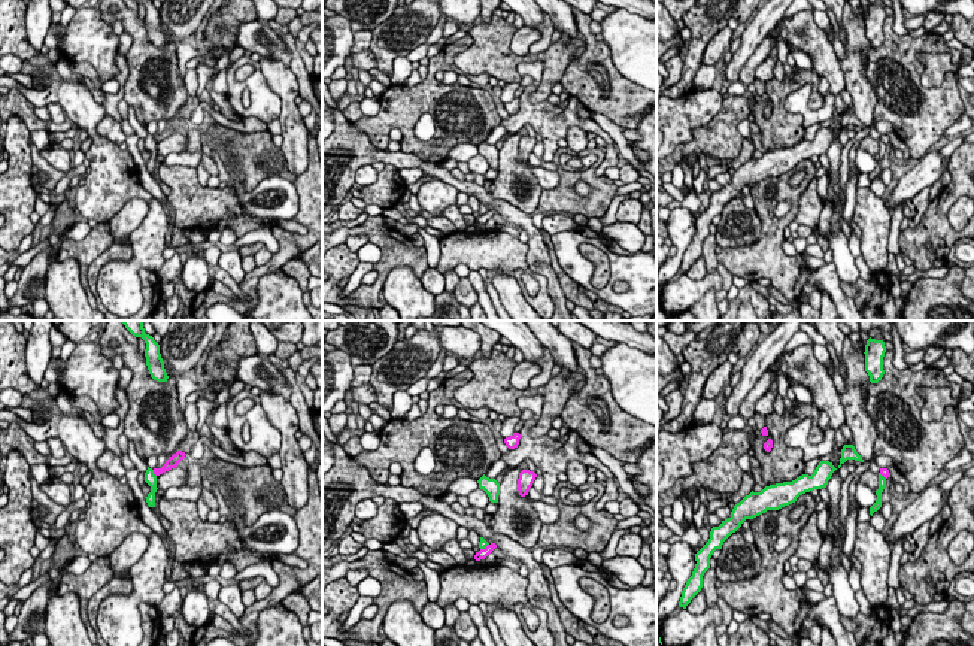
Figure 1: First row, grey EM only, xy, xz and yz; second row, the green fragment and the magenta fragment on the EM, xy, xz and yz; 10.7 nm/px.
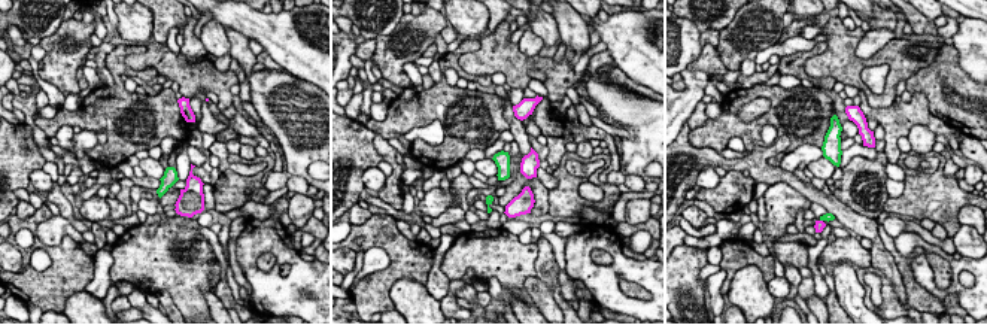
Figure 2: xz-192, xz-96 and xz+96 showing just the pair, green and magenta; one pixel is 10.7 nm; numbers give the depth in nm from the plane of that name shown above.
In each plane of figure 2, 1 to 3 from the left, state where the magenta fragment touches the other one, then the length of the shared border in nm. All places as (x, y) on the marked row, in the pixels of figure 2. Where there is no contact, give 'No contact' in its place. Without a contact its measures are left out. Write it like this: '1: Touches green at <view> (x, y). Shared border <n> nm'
1: No contact
2: No contact
3: No contact

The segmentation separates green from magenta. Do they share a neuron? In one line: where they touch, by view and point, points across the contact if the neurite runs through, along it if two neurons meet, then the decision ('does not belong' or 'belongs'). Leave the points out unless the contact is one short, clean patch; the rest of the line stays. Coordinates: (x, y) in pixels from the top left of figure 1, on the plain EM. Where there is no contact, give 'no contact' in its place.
contact xy (152, 139); border xy (152, 136), (155, 142); does not belong

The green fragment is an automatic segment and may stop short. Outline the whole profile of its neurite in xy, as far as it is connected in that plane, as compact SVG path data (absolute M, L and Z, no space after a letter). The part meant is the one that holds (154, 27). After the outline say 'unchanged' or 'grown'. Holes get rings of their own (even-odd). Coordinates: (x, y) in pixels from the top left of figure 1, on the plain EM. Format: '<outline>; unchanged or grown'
M133 0L142 3L146 9L145 22L149 40L157 48L167 48L169 42L164 34L164 27L160 19L160 10L149 0Z; unchanged

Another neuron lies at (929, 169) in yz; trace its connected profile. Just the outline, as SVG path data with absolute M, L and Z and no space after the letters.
M940 151L925 154L914 167L899 178L885 206L895 210L922 189L931 188L947 170L943 166L943 158Z

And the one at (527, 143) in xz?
M522 136L518 145L518 157L521 163L528 161L530 154L532 152L537 140L530 136Z

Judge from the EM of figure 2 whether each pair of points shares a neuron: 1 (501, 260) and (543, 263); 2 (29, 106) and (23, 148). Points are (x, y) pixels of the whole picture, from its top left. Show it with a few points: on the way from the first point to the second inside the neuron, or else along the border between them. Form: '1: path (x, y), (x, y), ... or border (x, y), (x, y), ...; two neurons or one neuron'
1: border (534, 243), (537, 246), (537, 275); two neurons
2: border (23, 122), (32, 130), (33, 140), (39, 146); two neurons

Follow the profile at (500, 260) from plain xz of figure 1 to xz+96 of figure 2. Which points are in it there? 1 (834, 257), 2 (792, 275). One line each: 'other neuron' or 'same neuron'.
1: same neuron
2: other neuron

